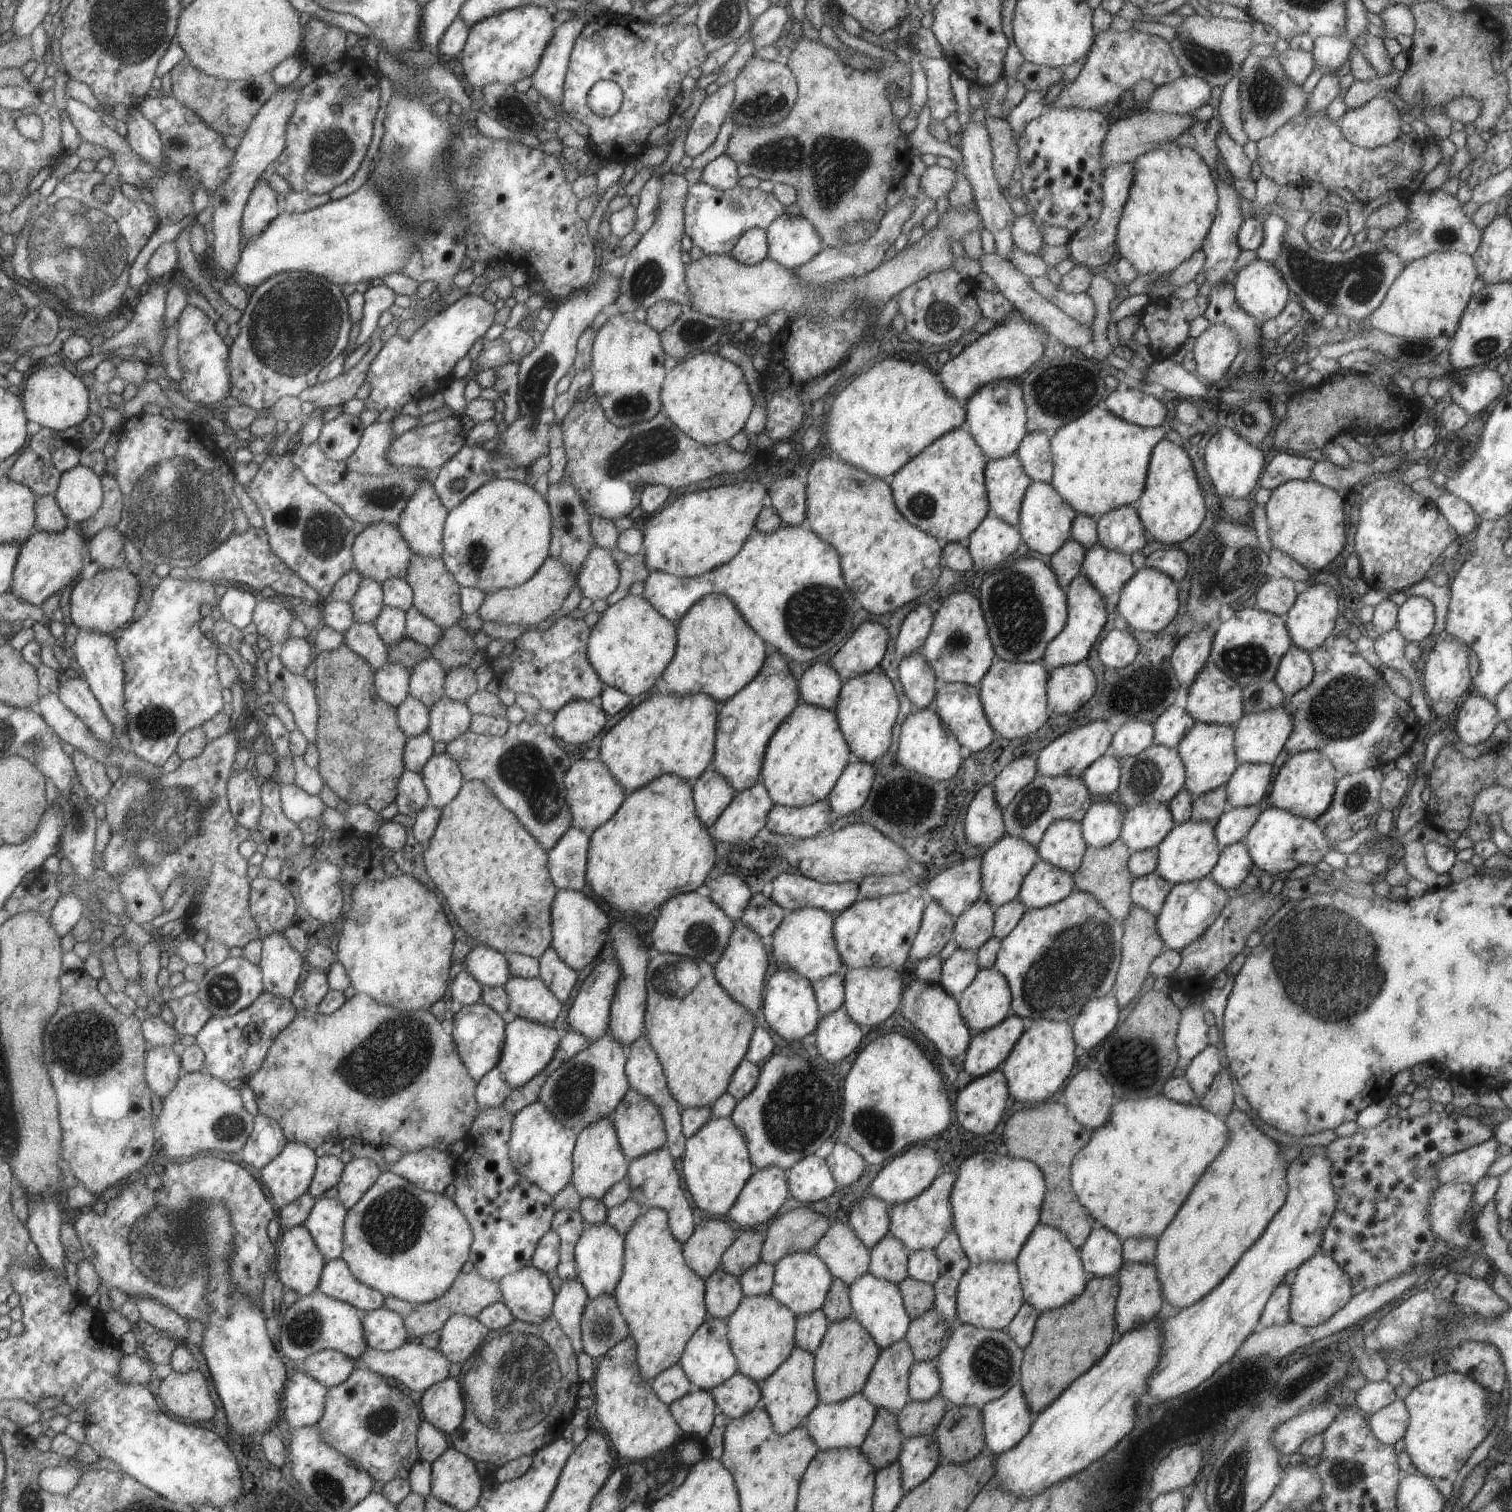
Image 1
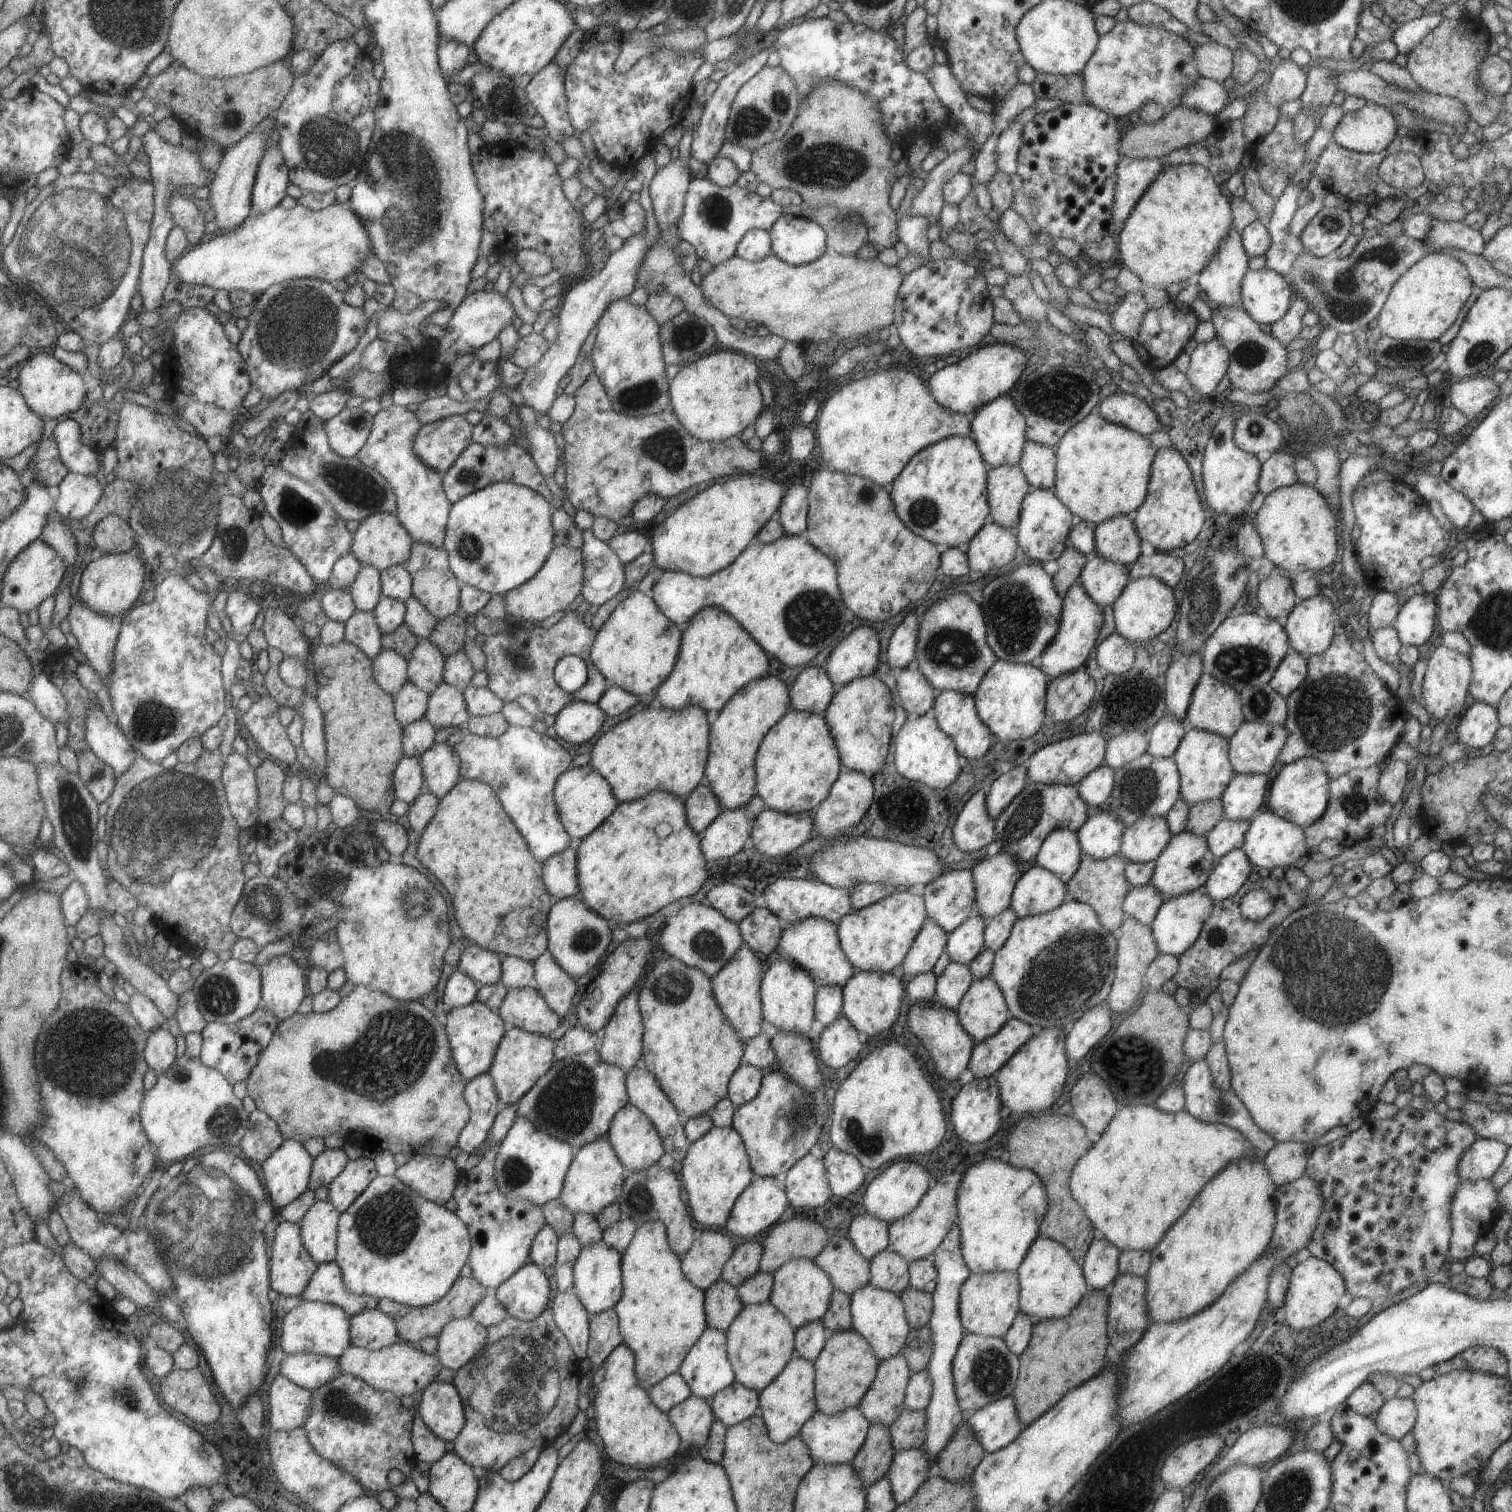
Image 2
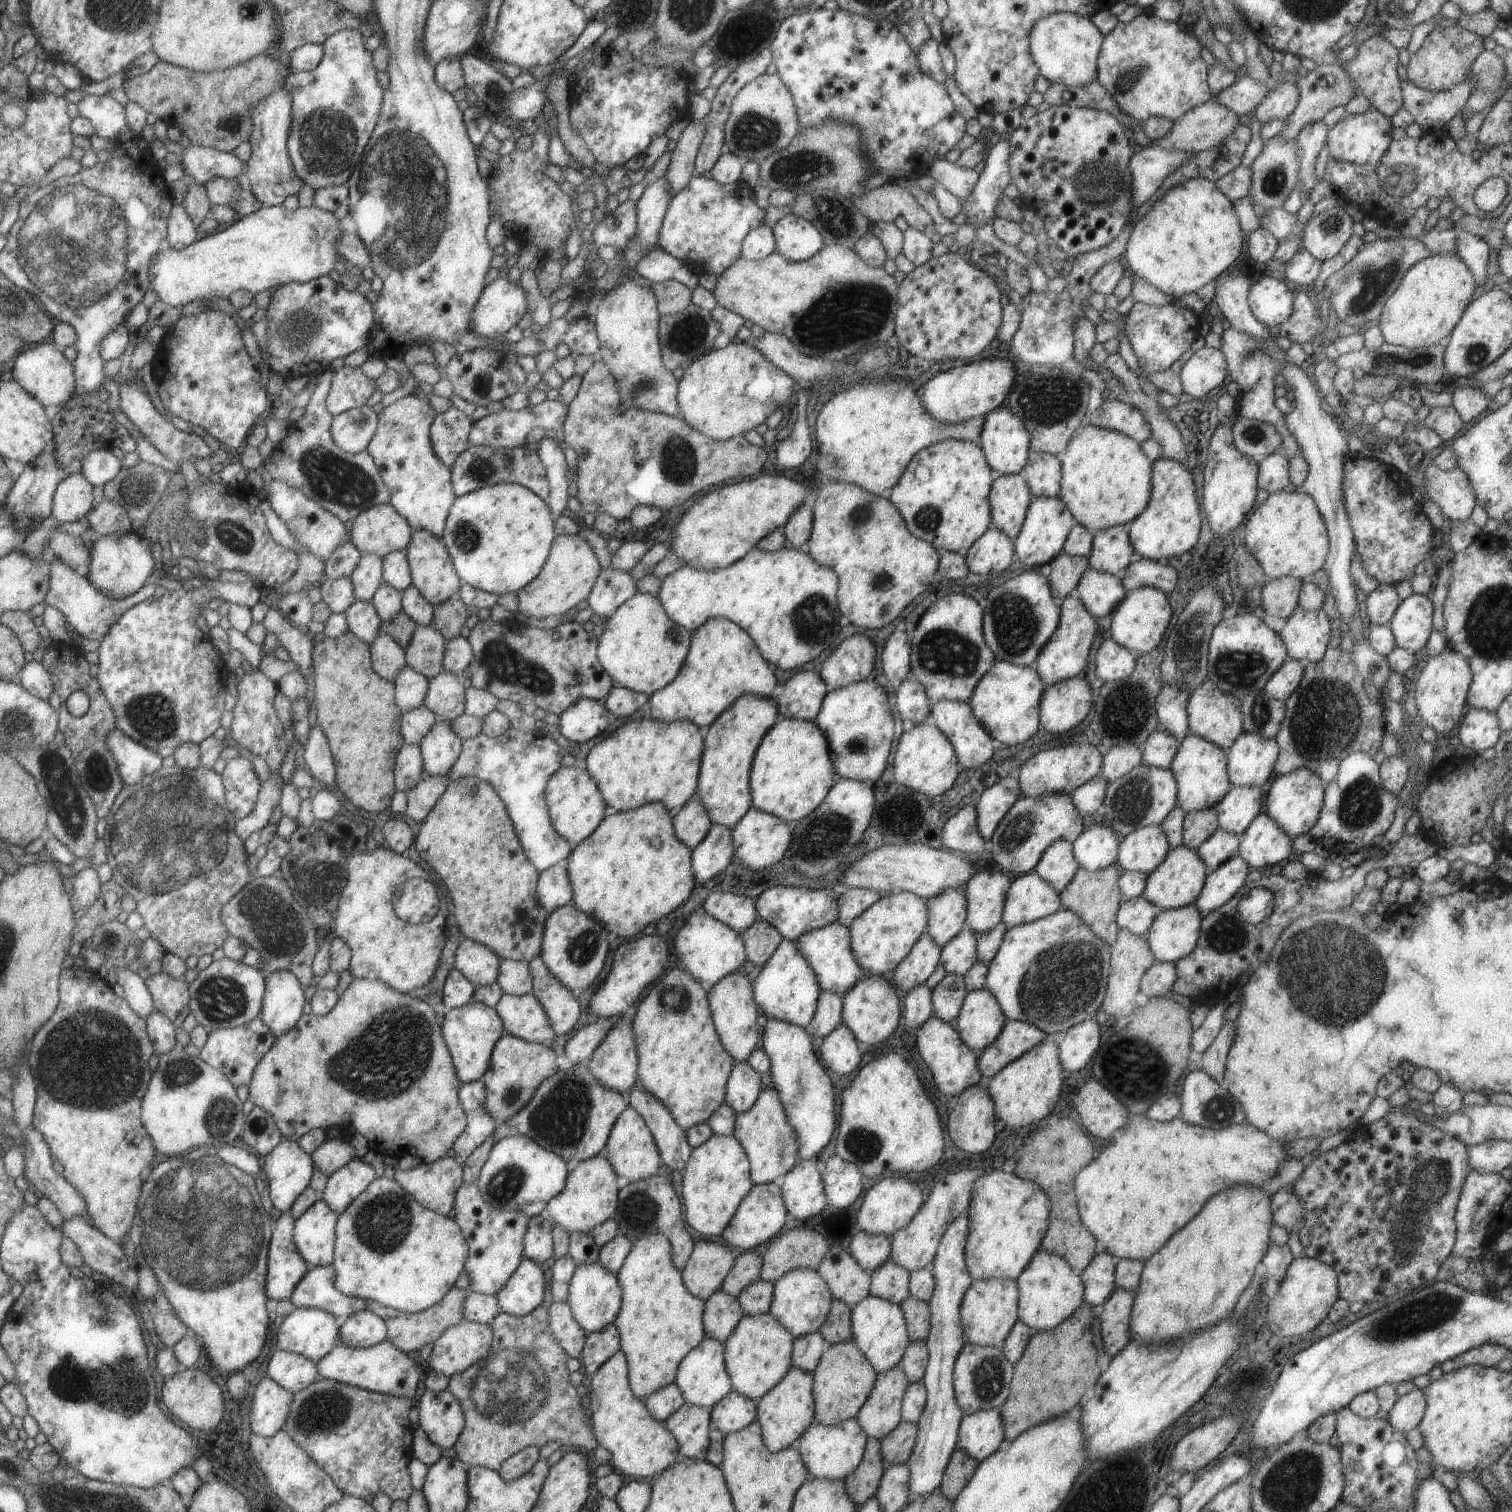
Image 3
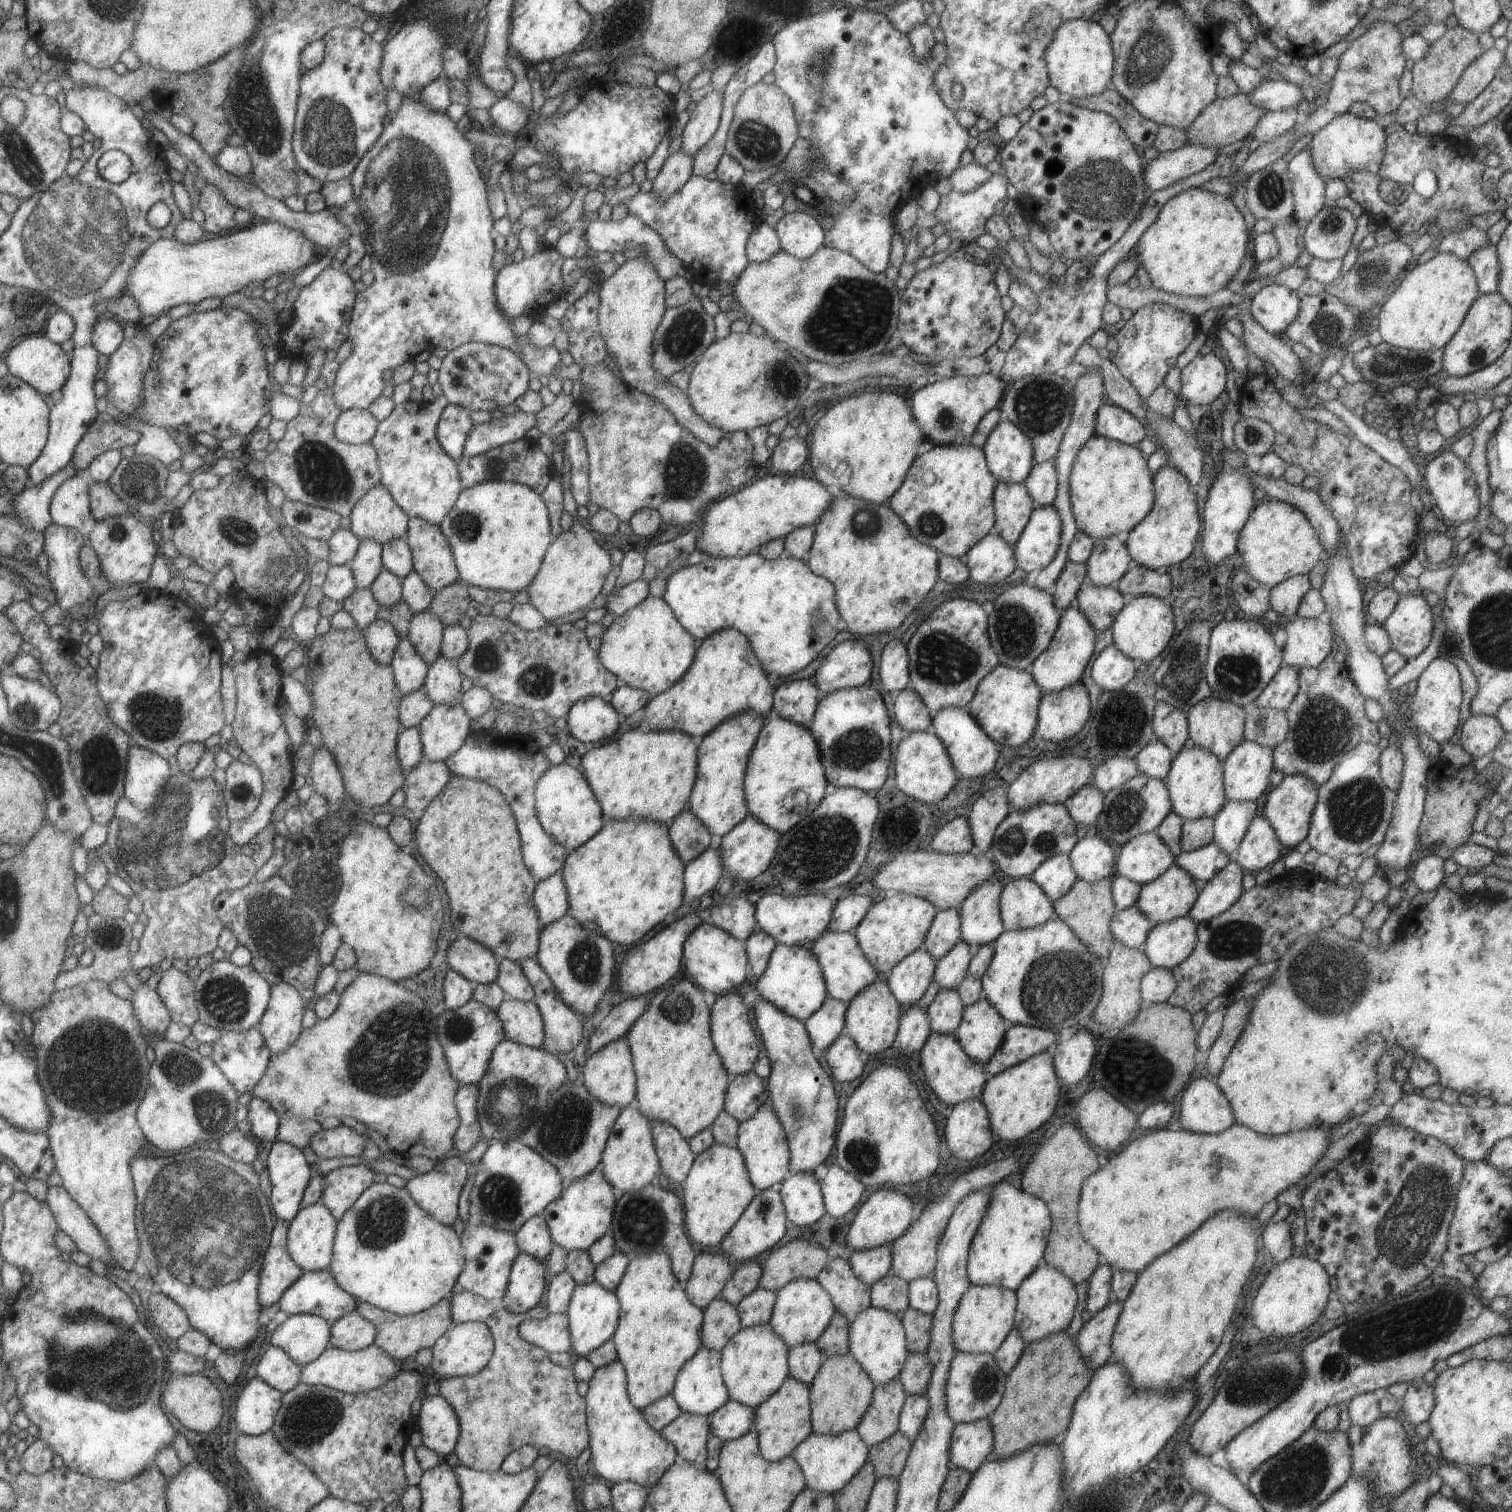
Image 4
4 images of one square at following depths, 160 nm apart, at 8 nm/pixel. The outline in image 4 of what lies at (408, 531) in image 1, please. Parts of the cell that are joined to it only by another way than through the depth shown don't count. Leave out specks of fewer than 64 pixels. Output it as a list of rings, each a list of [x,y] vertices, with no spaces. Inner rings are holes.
[[[443,395],[435,397],[432,402],[407,399],[406,401],[395,403],[389,416],[376,424],[375,434],[369,442],[376,450],[380,484],[391,495],[393,502],[408,518],[417,517],[435,526],[439,526],[441,520],[445,518],[445,514],[449,512],[449,509],[453,508],[453,503],[457,500],[458,494],[462,490],[457,462],[443,452],[436,435],[437,421],[441,411],[448,403],[448,400]]]

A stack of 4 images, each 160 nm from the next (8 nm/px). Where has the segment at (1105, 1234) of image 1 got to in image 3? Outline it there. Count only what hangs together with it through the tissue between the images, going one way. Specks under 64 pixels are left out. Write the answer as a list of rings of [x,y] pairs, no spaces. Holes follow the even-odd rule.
[[[1107,1251],[1092,1256],[1089,1264],[1081,1271],[1084,1300],[1092,1307],[1105,1302],[1114,1289],[1115,1258]]]

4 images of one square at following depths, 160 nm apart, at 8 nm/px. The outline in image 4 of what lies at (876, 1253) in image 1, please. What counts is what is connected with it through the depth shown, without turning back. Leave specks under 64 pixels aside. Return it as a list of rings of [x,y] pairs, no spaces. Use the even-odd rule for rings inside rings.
[[[889,1274],[876,1280],[870,1286],[870,1305],[900,1314],[908,1307],[908,1282]]]

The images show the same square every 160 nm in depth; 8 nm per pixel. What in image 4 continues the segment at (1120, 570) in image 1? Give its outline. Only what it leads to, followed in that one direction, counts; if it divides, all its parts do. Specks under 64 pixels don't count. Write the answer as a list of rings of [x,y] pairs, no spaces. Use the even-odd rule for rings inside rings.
[[[1085,579],[1077,591],[1078,608],[1097,634],[1110,626],[1115,615],[1131,597],[1107,586],[1094,585]]]

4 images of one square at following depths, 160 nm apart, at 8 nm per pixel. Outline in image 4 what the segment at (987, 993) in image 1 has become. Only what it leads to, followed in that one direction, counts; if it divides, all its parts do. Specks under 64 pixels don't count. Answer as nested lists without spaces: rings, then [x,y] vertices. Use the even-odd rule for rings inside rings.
[[[982,998],[965,1005],[954,1036],[967,1056],[985,1064],[1002,1043],[1003,1034],[1011,1026]]]

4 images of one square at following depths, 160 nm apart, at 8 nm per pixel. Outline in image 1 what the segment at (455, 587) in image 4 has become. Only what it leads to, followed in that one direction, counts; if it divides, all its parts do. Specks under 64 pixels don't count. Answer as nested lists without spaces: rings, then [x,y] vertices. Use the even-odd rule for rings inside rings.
[[[457,624],[451,625],[443,629],[439,642],[429,648],[430,656],[445,672],[456,667],[463,667],[468,664],[476,651],[472,635],[472,632],[462,630]]]

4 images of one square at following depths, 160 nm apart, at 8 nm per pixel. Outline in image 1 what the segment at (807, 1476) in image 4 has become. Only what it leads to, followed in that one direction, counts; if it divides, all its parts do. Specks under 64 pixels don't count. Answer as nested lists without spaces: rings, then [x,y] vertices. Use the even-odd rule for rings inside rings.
[[[858,1392],[836,1403],[817,1403],[817,1406],[809,1411],[803,1425],[817,1445],[818,1450],[859,1448],[868,1433],[869,1427],[873,1424],[876,1409],[862,1392]]]

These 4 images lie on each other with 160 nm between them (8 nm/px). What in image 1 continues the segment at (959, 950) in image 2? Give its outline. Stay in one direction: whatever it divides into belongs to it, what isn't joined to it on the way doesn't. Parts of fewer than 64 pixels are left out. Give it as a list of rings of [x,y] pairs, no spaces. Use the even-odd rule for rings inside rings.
[[[982,897],[954,918],[952,939],[957,948],[975,951],[992,937],[993,911],[993,906]]]

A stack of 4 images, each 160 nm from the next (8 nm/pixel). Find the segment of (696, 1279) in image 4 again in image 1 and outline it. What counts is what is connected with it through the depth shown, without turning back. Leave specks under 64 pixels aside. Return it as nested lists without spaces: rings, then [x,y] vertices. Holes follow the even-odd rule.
[[[709,1216],[694,1226],[693,1234],[682,1244],[685,1264],[705,1280],[721,1266],[721,1255],[733,1238],[733,1230],[726,1221]]]

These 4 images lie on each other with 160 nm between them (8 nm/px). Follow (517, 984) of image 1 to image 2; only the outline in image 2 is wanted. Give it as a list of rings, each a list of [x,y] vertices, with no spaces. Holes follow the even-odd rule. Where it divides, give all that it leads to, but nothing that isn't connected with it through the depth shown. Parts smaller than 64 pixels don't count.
[[[507,987],[497,1013],[505,1024],[542,1035],[557,1028],[561,1020],[543,1000],[541,993],[529,987]]]

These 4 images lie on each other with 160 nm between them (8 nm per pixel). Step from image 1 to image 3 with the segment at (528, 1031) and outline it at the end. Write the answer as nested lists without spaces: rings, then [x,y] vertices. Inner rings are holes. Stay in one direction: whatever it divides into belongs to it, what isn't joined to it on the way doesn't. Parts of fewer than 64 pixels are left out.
[[[502,1033],[494,1044],[489,1068],[480,1078],[486,1086],[484,1105],[494,1118],[496,1127],[512,1117],[532,1097],[537,1085],[557,1070],[555,1057],[548,1044],[527,1042],[509,1033]]]

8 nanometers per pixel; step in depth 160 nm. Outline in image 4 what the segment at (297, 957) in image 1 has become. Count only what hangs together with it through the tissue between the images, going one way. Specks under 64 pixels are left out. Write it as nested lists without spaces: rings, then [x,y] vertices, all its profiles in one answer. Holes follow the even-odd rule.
[[[288,982],[270,985],[270,997],[265,1012],[257,1022],[270,1054],[287,1050],[299,1036],[304,1002]]]

